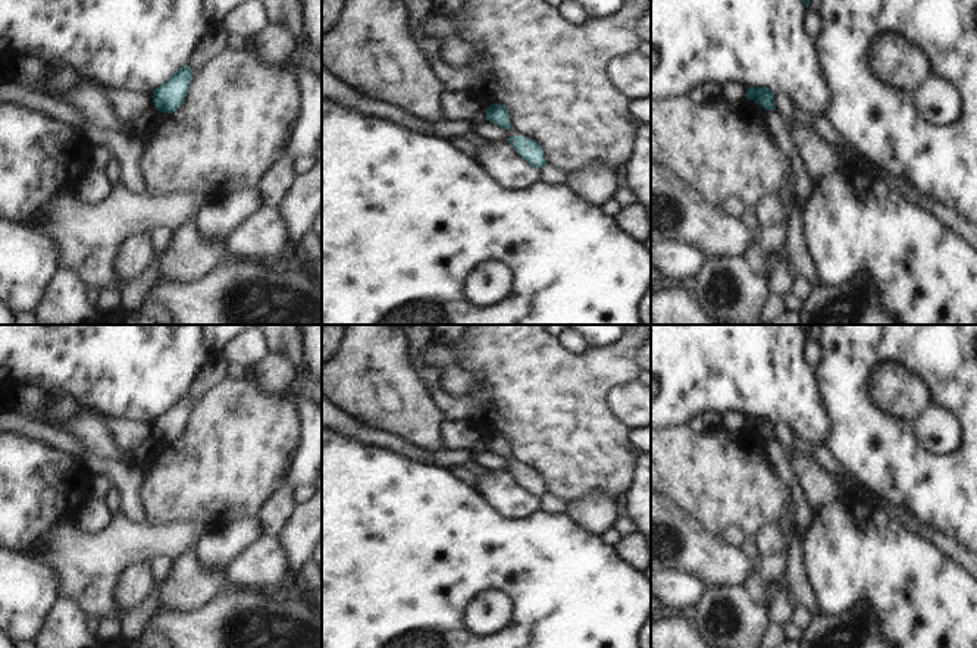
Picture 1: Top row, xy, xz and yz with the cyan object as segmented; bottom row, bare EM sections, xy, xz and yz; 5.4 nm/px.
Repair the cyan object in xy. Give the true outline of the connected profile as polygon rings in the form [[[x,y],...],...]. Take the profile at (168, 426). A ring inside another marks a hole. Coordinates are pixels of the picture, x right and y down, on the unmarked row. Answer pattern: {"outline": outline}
{"outline": [[[188,394],[182,395],[165,413],[156,417],[151,428],[157,439],[173,442],[179,438],[187,426],[187,420],[192,410],[192,400]]]}

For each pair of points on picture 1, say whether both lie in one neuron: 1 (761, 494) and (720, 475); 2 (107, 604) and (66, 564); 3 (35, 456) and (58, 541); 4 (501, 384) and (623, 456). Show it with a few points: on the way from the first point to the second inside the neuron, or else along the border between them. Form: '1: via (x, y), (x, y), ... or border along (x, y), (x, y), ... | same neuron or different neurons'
1: via (751, 494), (730, 482) | same neuron
2: via (97, 594), (77, 573) | same neuron
3: border along (72, 522), (56, 523), (28, 548) | different neurons
4: via (532, 394), (585, 447), (592, 450) | same neuron

